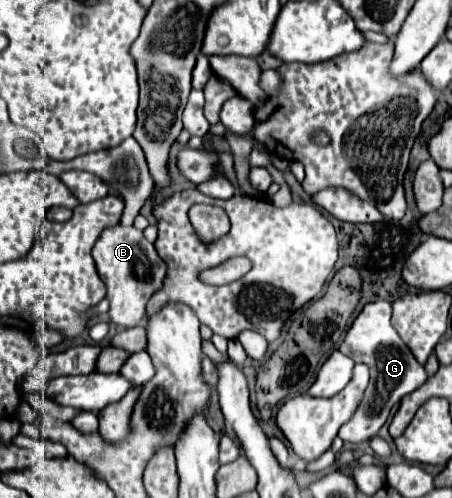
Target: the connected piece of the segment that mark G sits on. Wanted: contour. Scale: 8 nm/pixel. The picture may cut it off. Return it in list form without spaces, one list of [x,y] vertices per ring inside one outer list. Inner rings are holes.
[[[377,300],[363,306],[359,316],[353,320],[343,344],[339,346],[339,352],[349,356],[353,362],[367,364],[371,370],[371,390],[367,390],[353,420],[339,430],[339,438],[343,442],[361,444],[371,440],[379,432],[379,428],[387,422],[391,408],[405,394],[417,390],[427,380],[427,372],[399,338],[397,330],[391,326],[391,304],[387,300]]]

